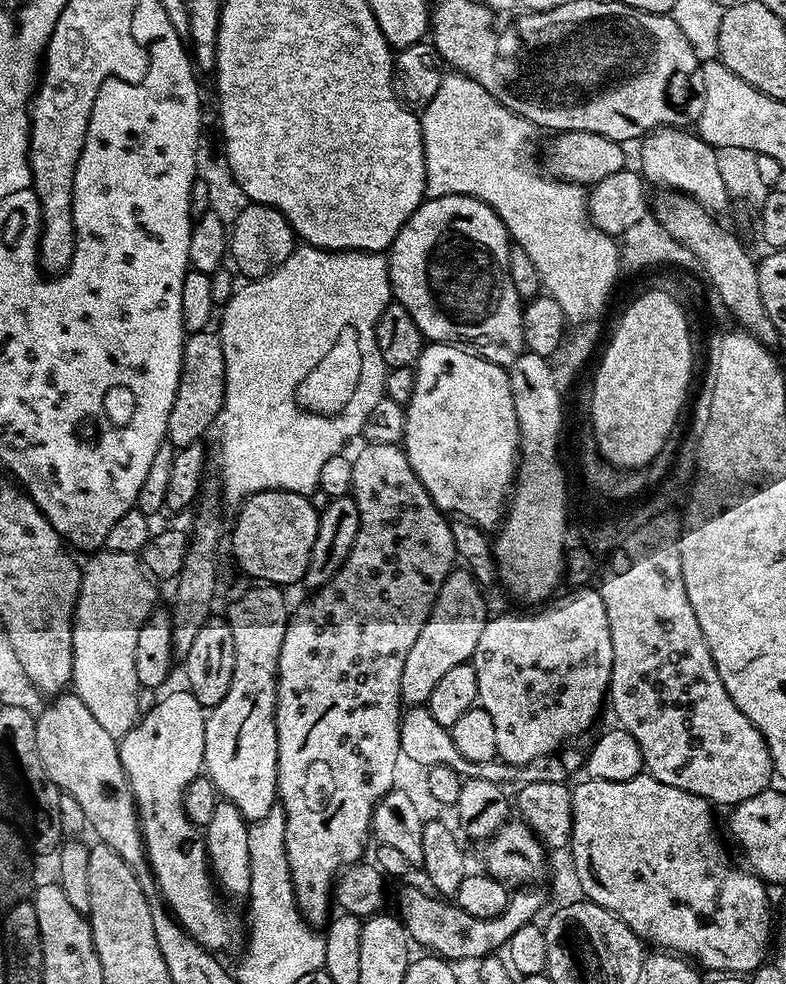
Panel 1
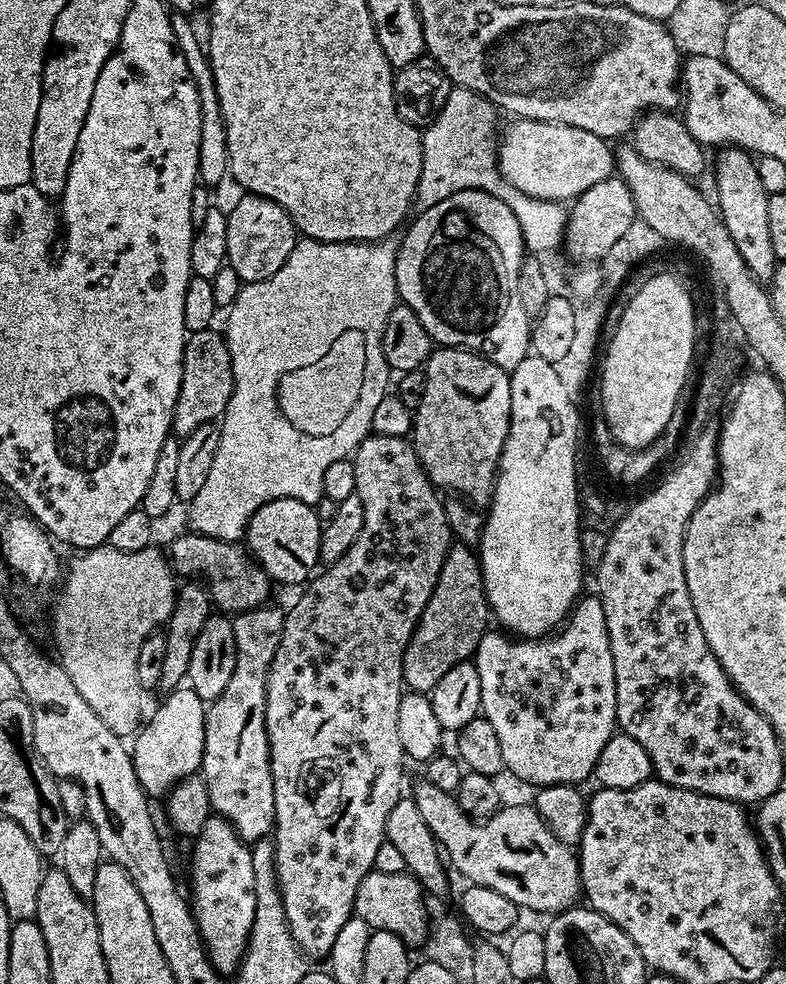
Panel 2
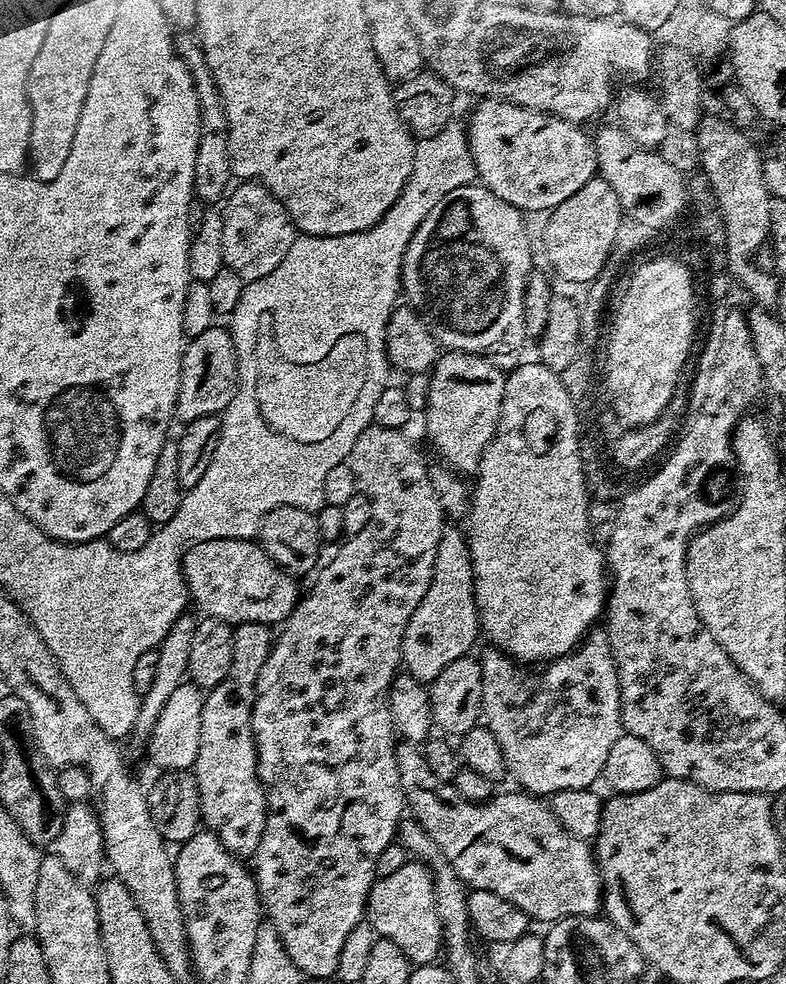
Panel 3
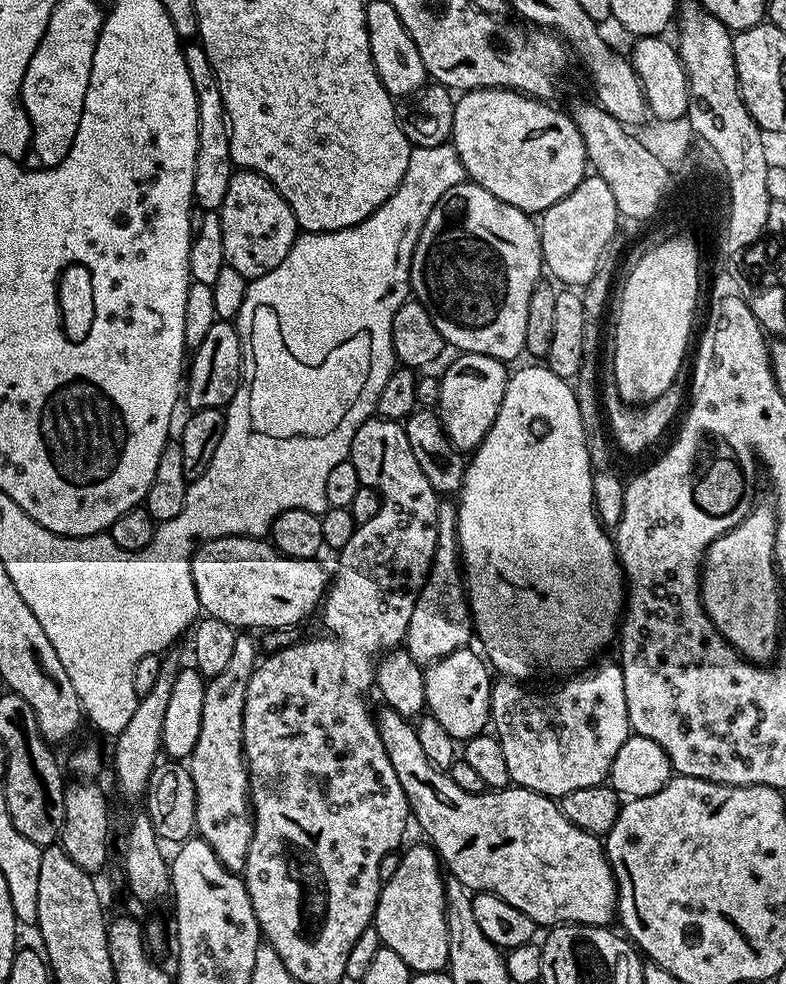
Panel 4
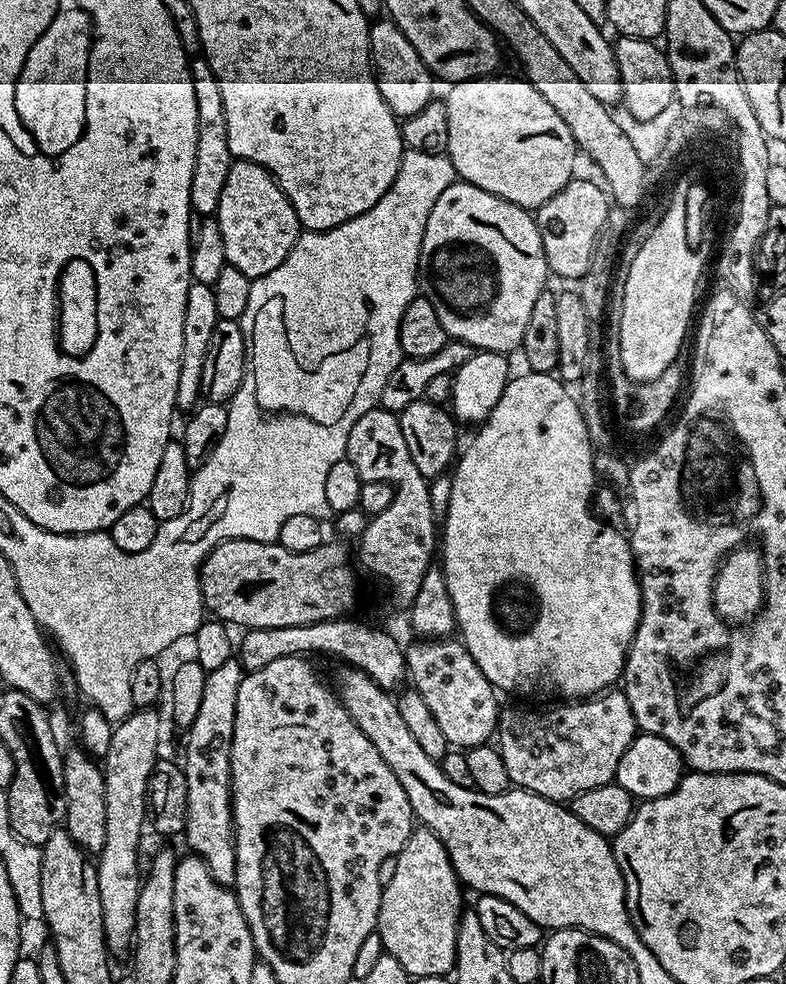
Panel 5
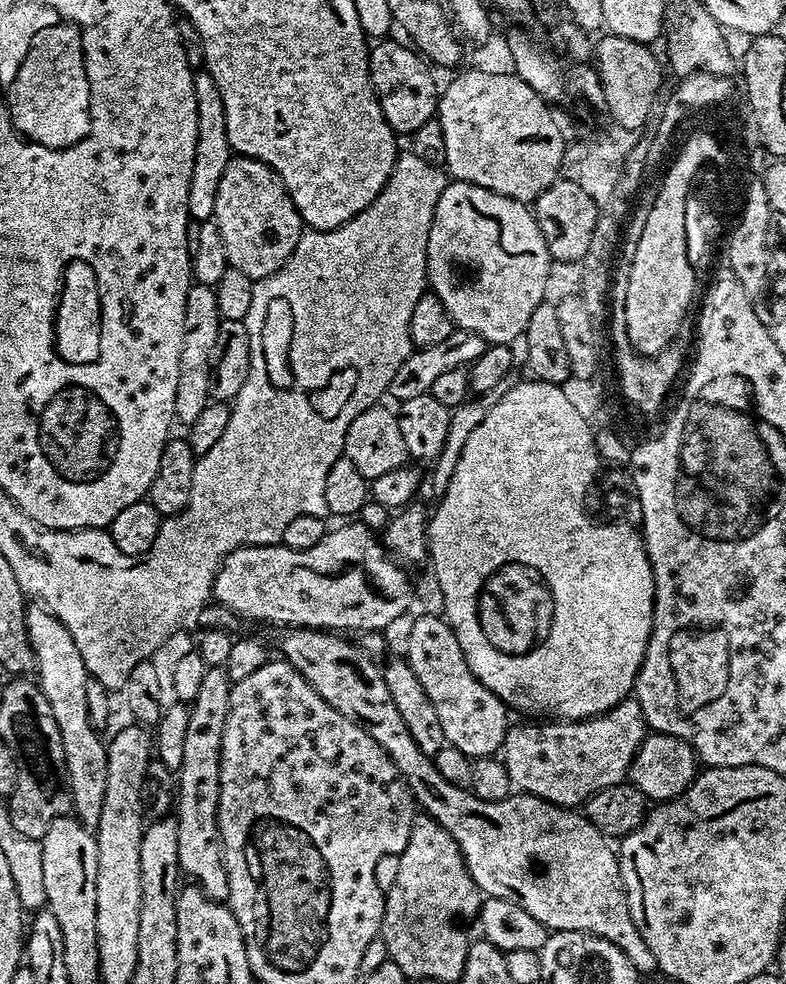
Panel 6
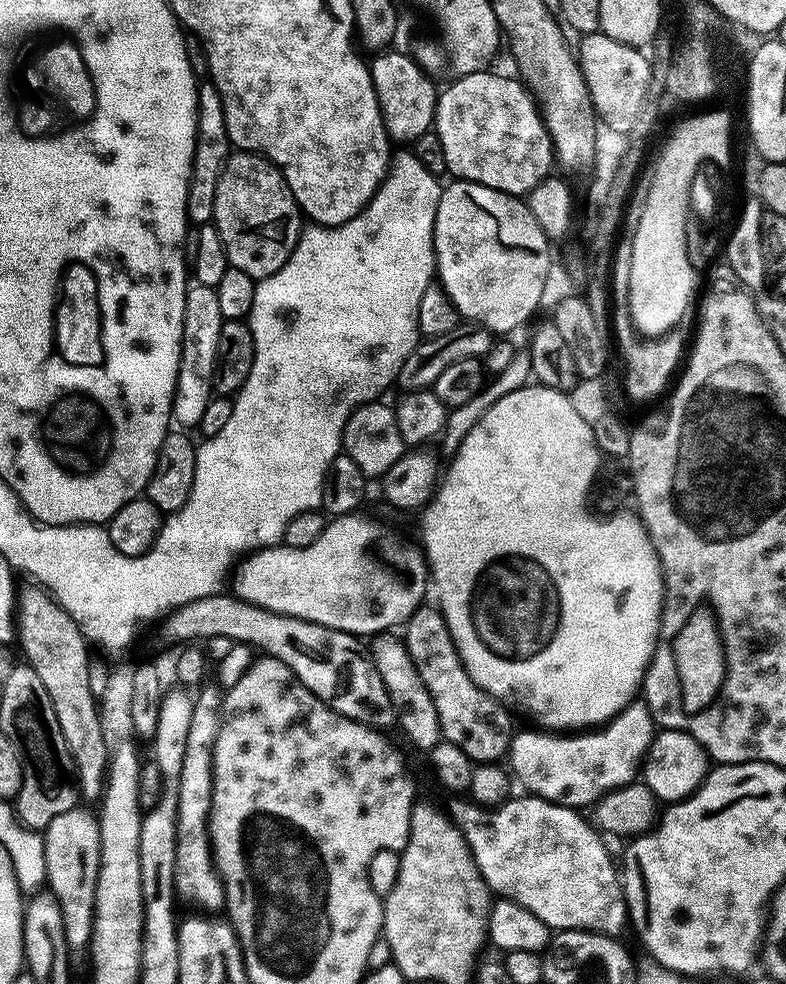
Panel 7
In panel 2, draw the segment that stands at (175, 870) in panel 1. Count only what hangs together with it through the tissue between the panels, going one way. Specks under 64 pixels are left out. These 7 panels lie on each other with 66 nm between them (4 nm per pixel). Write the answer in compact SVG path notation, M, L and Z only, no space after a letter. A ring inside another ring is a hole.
M183 687L170 693L157 706L152 721L148 725L145 723L135 733L130 744L138 782L152 798L163 797L179 780L193 775L202 762L206 701L198 698L198 694L194 694L191 687Z

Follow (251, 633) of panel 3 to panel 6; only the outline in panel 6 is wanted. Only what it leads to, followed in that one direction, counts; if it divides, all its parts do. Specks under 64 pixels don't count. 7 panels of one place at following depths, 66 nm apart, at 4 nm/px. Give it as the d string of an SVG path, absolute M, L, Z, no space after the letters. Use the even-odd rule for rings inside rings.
M224 668L206 670L202 686L198 689L196 699L191 701L186 722L185 752L182 753L182 766L178 769L178 792L180 788L180 813L174 816L178 830L178 862L185 877L193 876L195 883L212 900L223 901L228 894L228 879L224 869L224 854L220 851L220 828L216 825L218 794L220 793L220 747L222 730L226 726L226 714L230 710L230 694L233 681L228 679Z

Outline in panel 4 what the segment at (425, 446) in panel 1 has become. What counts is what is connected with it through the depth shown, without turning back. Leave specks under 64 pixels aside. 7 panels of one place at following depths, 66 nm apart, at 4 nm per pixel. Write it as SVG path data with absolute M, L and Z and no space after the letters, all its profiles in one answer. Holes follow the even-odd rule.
M465 352L457 357L438 380L438 415L453 449L471 453L484 441L502 406L510 372L504 369L505 361L482 354Z

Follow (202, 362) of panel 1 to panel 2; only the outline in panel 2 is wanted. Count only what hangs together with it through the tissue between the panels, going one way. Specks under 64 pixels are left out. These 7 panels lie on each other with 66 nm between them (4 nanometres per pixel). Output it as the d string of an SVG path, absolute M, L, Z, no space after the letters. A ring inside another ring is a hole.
M207 328L191 333L184 341L182 382L172 415L172 432L177 437L189 436L198 426L219 421L234 390L234 370L230 362L228 341L216 330Z

